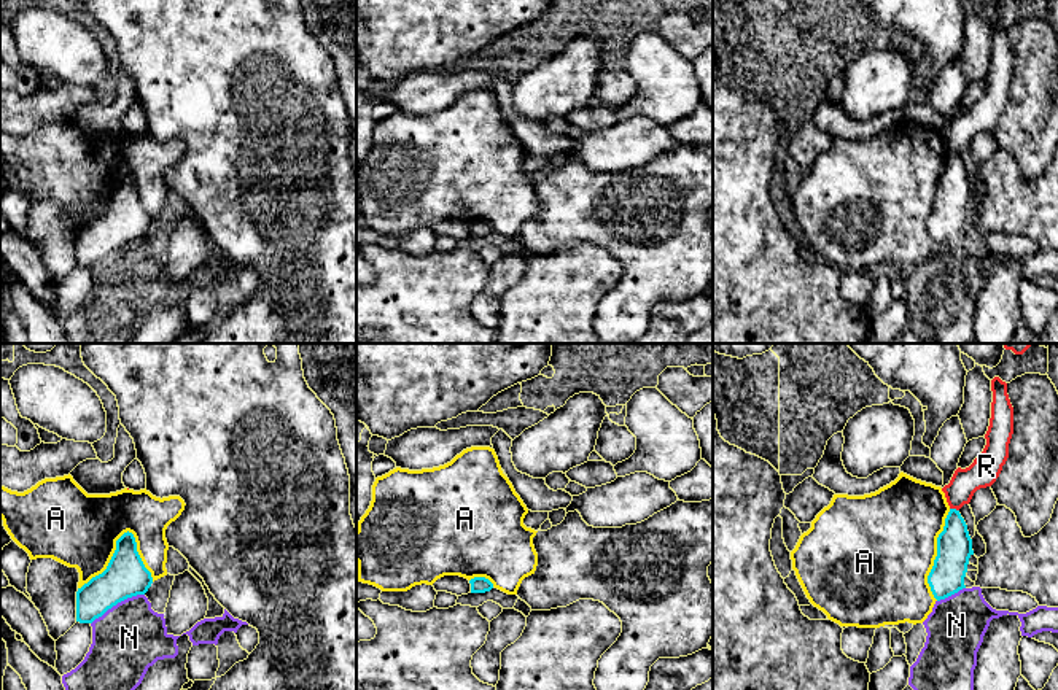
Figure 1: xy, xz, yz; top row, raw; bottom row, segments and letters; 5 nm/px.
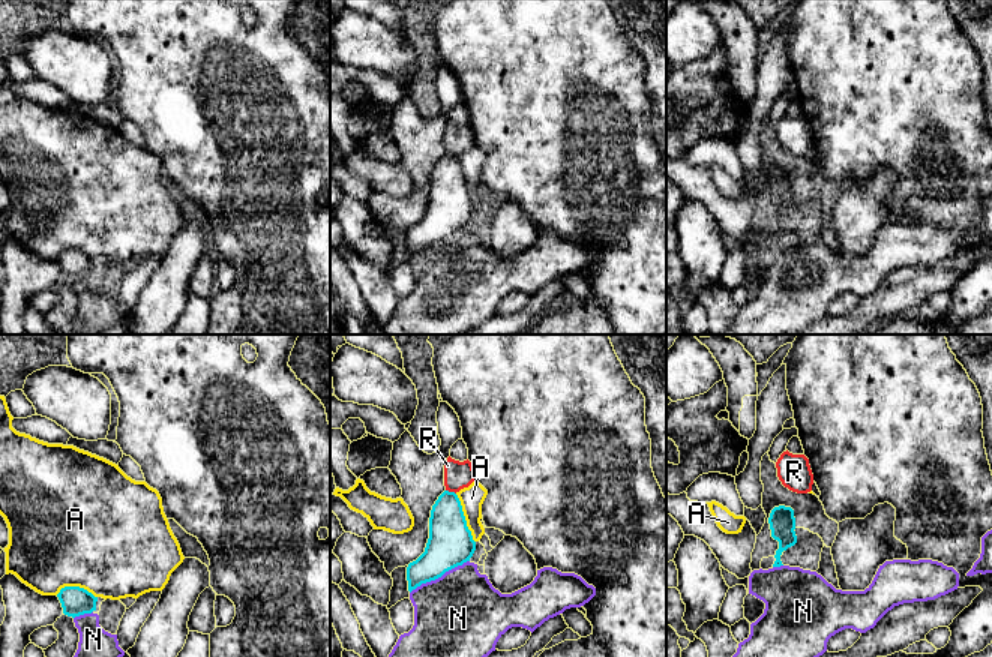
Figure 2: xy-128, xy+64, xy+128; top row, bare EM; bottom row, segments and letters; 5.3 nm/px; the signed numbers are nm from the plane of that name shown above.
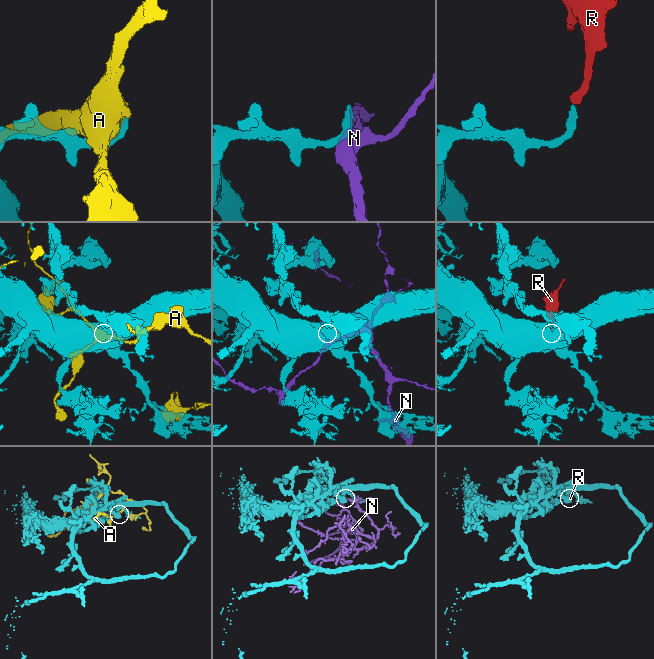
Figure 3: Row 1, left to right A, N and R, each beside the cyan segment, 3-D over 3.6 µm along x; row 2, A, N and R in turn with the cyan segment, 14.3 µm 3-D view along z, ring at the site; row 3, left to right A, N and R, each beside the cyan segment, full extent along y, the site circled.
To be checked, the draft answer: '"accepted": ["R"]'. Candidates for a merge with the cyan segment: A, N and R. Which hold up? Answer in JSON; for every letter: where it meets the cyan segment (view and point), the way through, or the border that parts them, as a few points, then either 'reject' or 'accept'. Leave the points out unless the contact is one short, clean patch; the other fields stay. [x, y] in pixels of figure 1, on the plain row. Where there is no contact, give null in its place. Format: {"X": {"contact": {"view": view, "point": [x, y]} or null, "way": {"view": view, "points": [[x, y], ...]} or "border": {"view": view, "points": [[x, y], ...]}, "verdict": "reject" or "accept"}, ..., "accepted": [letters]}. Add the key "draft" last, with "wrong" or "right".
{"A": {"contact": {"view": "xy", "point": [110, 205]}, "verdict": "reject"}, "N": {"contact": {"view": "xy", "point": [116, 247]}, "border": {"view": "xy", "points": [[143, 237], [118, 245], [91, 267]]}, "verdict": "reject"}, "R": {"contact": {"view": "yz", "point": [955, 153]}, "border": {"view": "yz", "points": [[950, 151], [958, 155]]}, "verdict": "reject"}, "accepted": [], "draft": "wrong"}

